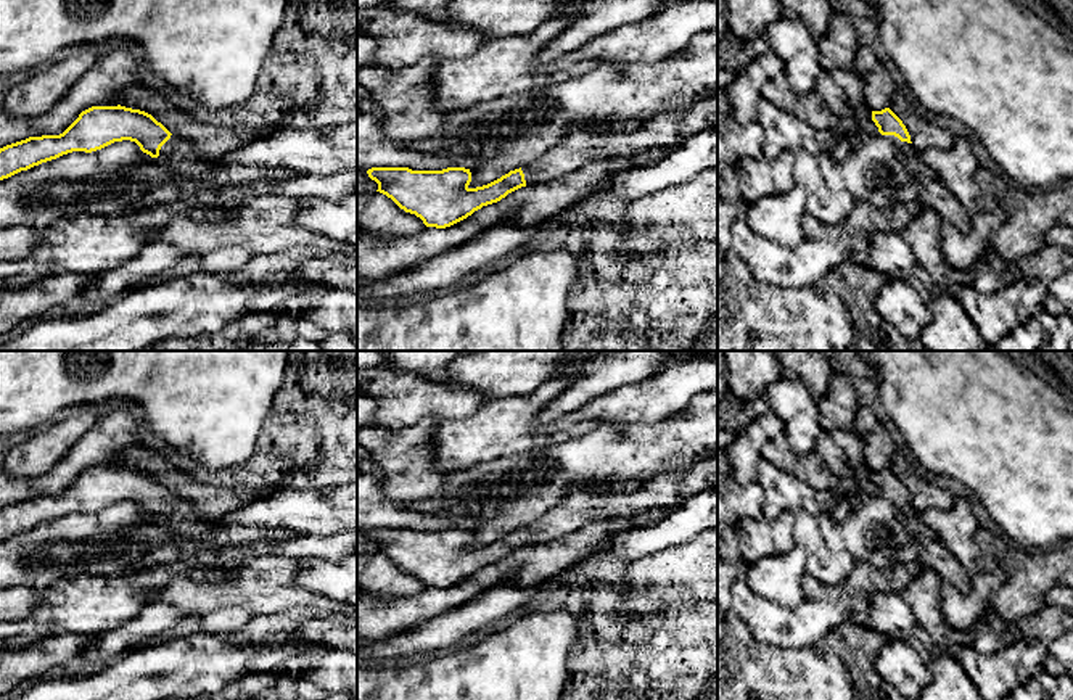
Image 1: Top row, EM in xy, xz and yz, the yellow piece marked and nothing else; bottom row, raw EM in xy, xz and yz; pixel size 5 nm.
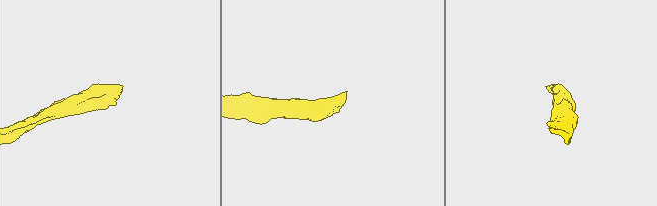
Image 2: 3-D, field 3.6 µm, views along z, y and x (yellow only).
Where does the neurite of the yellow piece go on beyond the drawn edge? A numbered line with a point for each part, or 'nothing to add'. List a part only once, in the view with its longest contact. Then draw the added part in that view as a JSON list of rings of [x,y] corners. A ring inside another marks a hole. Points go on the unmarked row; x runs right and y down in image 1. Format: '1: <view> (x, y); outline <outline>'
1: yz (909, 517); outline [[[885,496],[885,499],[891,504],[899,521],[907,528],[915,542],[923,544],[936,539],[936,534],[920,520],[920,513],[912,504],[901,502],[894,496]]]

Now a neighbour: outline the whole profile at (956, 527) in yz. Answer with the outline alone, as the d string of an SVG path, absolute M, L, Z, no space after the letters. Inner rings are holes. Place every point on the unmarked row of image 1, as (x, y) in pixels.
M957 499L948 509L927 509L920 520L970 576L981 573L981 560L986 554L981 542L978 520L967 499Z

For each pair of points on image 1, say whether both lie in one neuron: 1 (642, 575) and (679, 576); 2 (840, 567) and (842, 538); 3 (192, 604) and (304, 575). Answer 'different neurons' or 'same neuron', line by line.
1: same neuron
2: different neurons
3: different neurons

